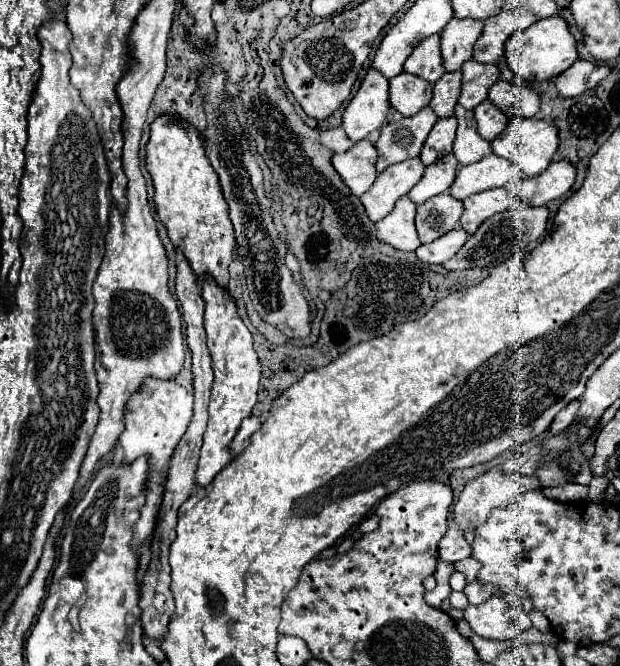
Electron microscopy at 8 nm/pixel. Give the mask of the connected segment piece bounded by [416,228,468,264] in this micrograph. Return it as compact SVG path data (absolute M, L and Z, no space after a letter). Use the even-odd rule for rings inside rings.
M454 228L446 236L440 236L438 240L426 246L418 246L416 256L420 262L426 262L426 264L442 264L450 260L458 252L458 248L462 248L466 238L468 234L462 228Z

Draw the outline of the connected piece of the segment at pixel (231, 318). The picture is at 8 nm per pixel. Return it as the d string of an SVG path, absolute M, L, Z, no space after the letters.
M204 280L202 284L202 298L206 302L204 314L204 328L208 334L208 350L212 354L212 370L214 370L214 384L212 384L212 398L210 398L210 418L208 428L204 432L204 444L200 452L200 462L196 470L196 484L206 488L212 478L232 460L230 442L234 440L240 422L250 416L256 404L258 380L260 380L260 364L258 356L252 348L252 334L240 320L236 312L236 304L226 296L226 290L218 288L214 280Z

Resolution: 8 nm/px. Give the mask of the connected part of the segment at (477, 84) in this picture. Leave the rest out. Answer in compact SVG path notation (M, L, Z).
M468 60L462 66L462 92L458 104L466 110L476 108L482 100L486 100L490 86L498 80L500 72L492 64L480 64L476 60Z

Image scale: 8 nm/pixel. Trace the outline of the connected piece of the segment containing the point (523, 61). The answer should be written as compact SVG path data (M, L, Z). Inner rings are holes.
M550 16L534 22L530 28L512 34L506 40L504 46L504 56L508 58L508 64L514 74L518 74L526 82L534 80L552 80L558 74L562 74L570 64L578 60L578 50L576 50L576 40L568 30L568 24L560 16Z

